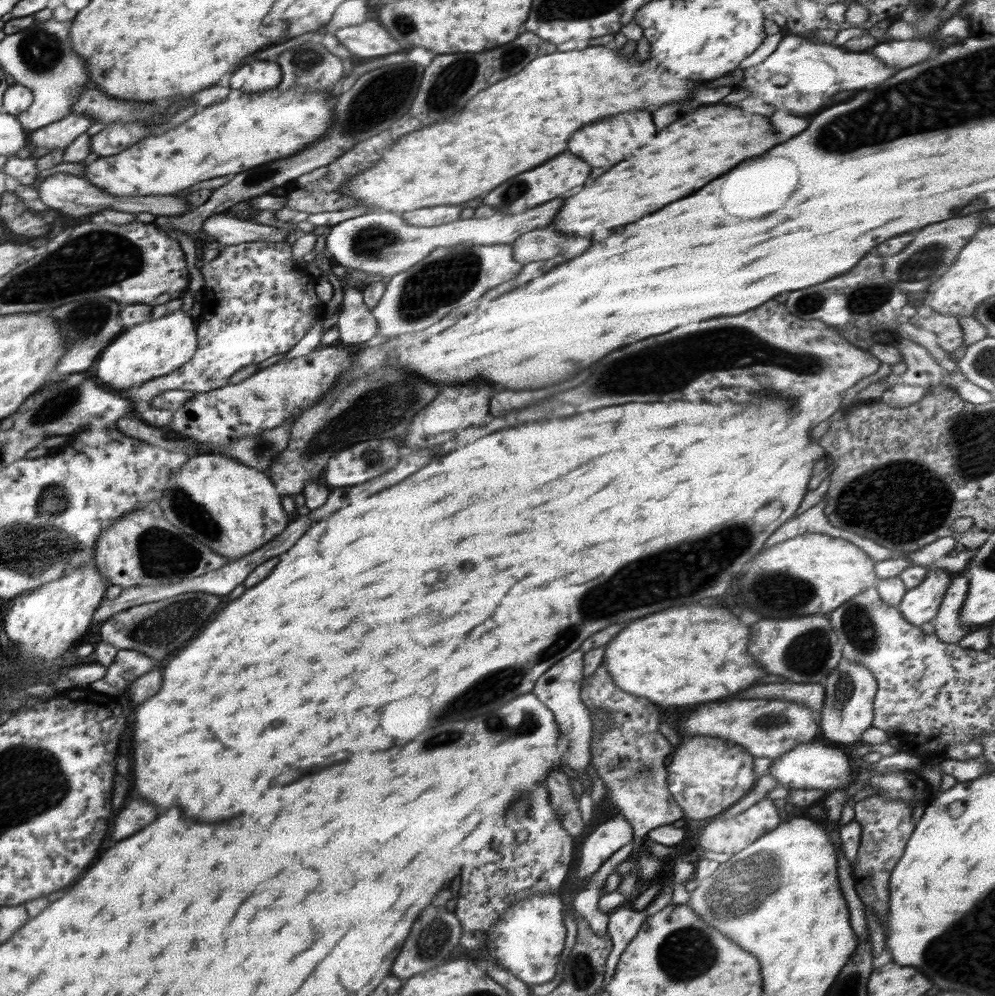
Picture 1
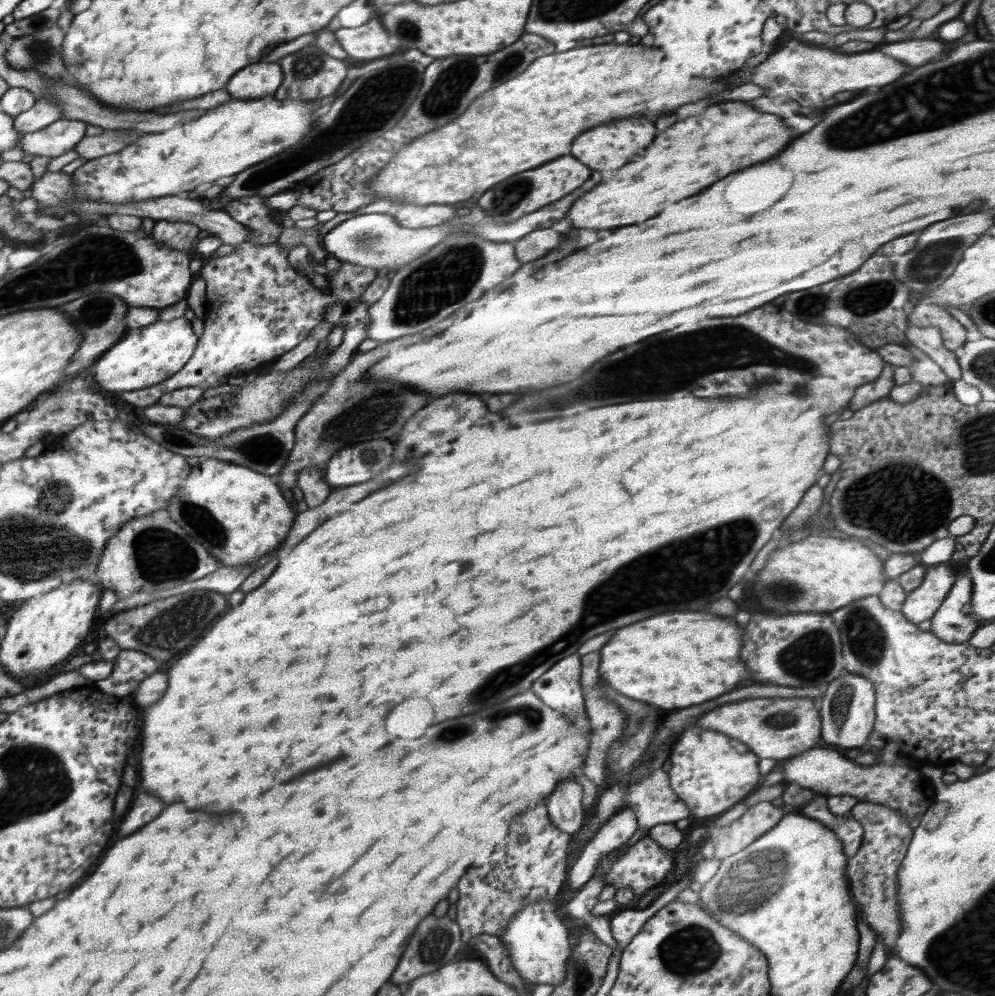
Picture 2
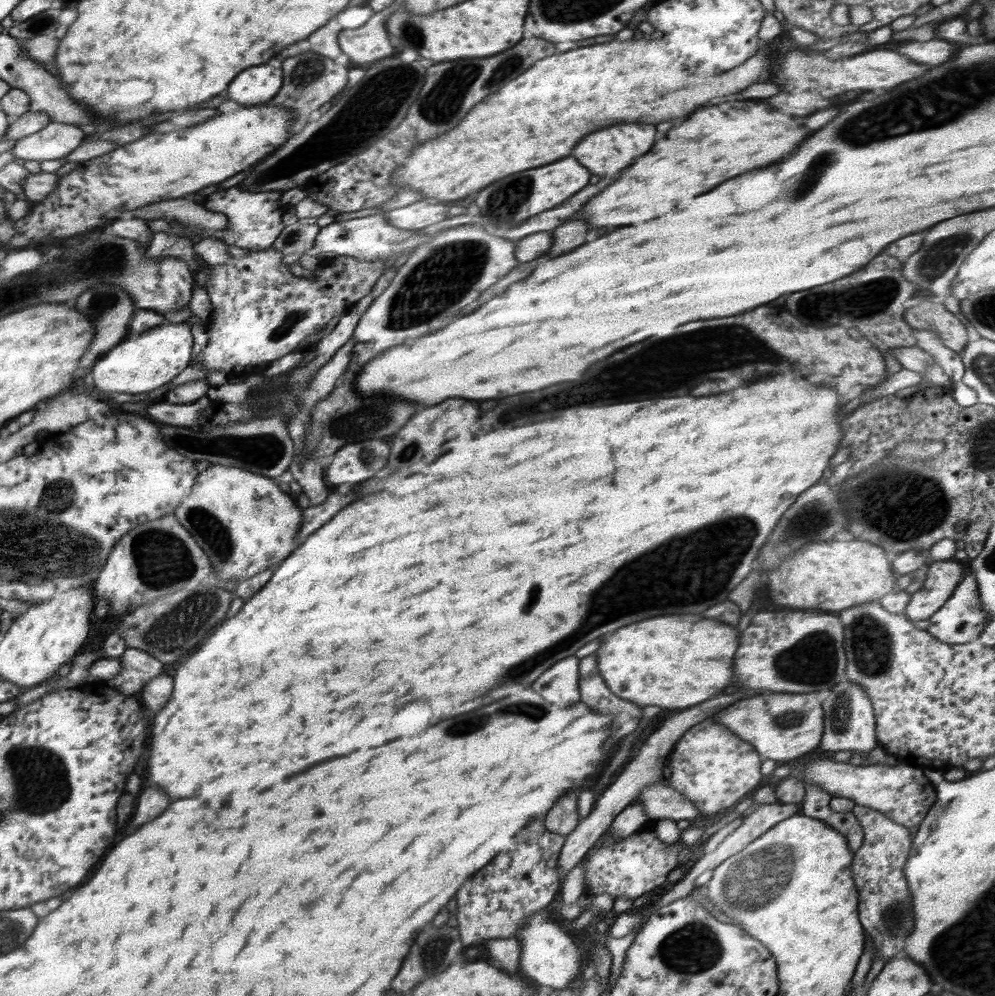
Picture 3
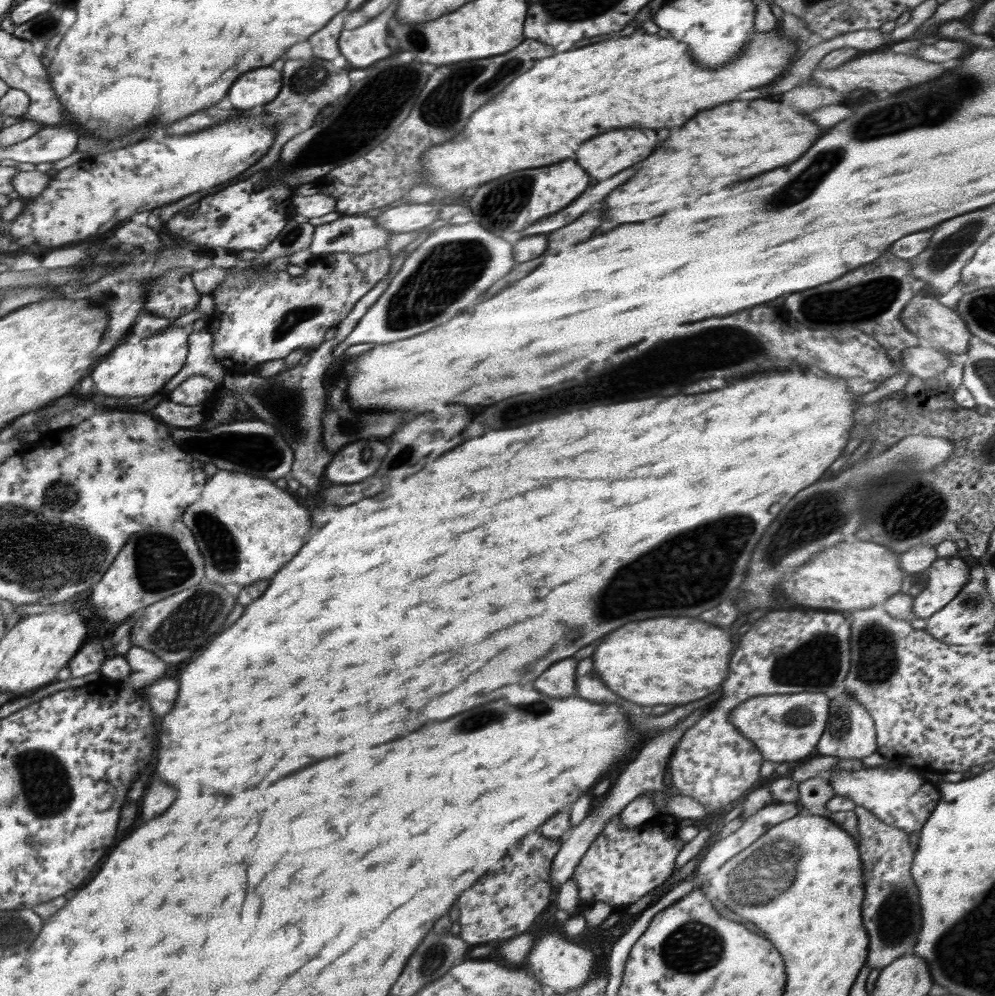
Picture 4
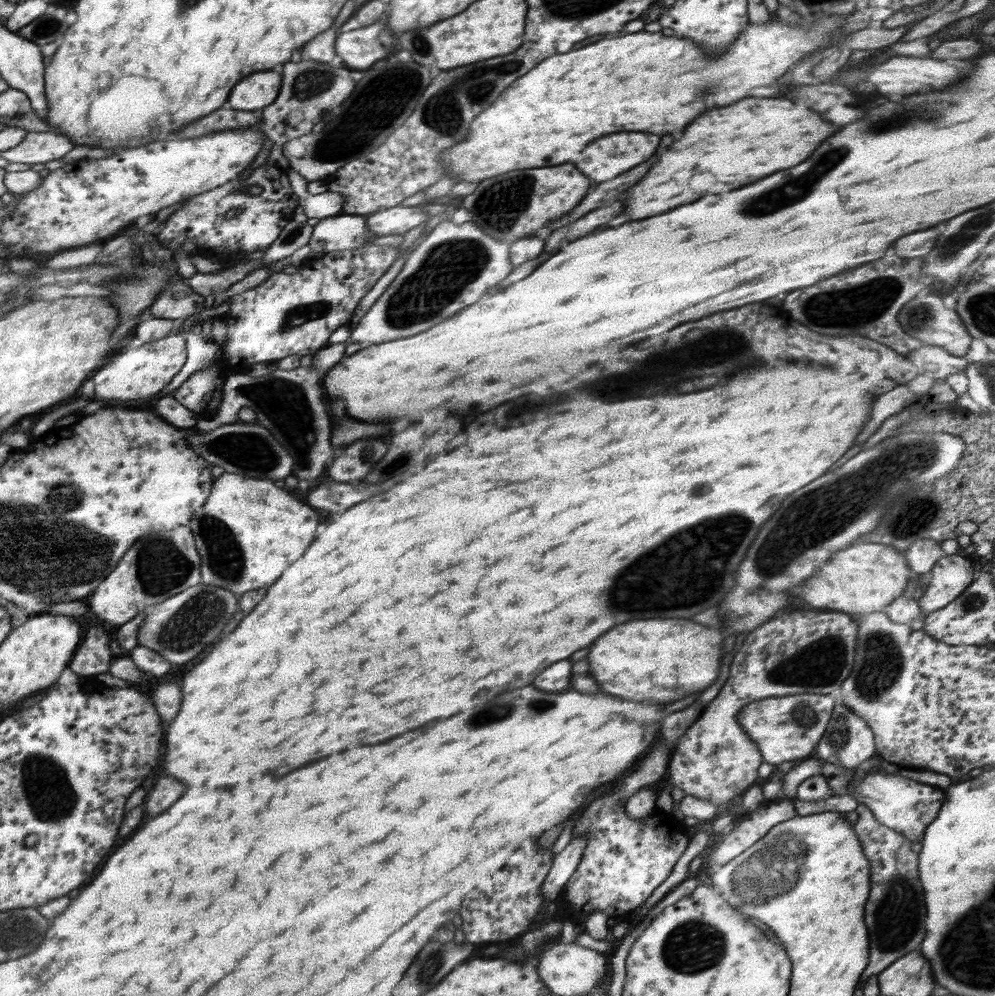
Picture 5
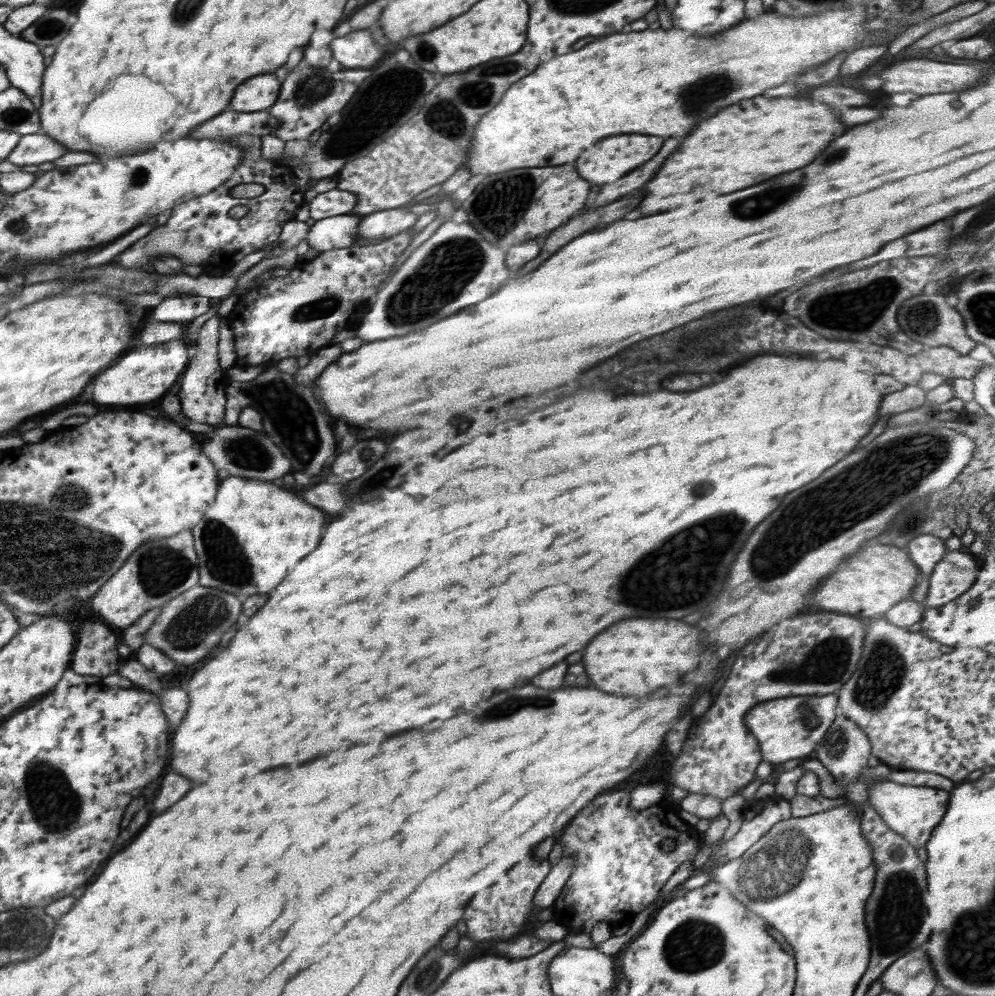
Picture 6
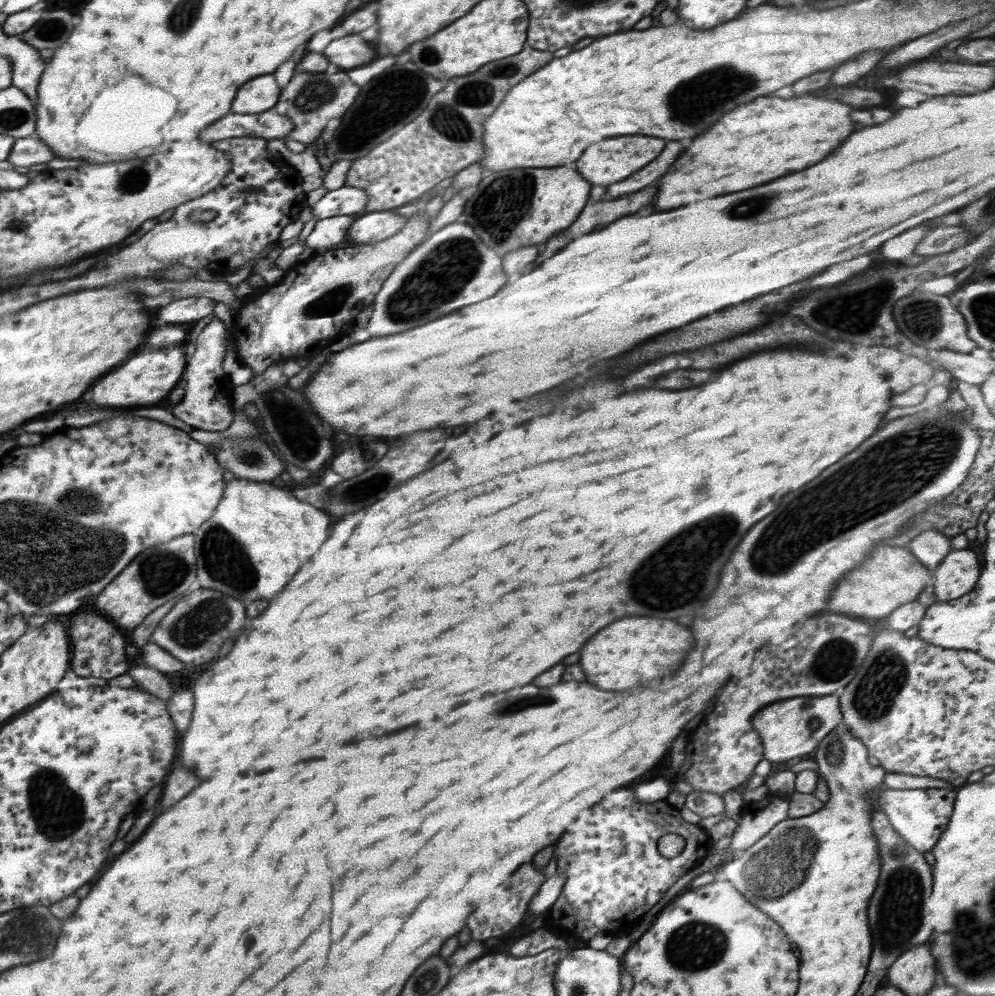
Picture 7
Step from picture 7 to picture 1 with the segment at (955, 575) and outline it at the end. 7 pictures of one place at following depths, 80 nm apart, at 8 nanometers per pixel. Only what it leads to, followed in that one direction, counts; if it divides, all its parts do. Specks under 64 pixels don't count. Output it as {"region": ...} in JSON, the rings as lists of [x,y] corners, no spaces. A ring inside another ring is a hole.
{"region":[[[935,568],[928,570],[924,580],[913,590],[907,590],[900,601],[898,609],[902,616],[918,626],[934,621],[951,579],[950,572]]]}

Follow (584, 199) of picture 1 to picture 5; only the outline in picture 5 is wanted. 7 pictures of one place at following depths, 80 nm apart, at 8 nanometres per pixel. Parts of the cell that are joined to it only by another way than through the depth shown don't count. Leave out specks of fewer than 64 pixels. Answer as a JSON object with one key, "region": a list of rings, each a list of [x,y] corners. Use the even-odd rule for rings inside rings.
{"region":[[[744,98],[738,100],[726,108],[710,110],[708,114],[702,114],[696,118],[684,132],[684,136],[678,140],[678,144],[670,144],[666,152],[662,154],[662,160],[656,162],[650,172],[626,192],[624,204],[632,220],[650,218],[656,214],[662,214],[666,210],[672,210],[674,206],[690,204],[704,194],[724,194],[730,190],[736,190],[744,184],[752,184],[768,174],[774,174],[784,168],[792,168],[800,162],[804,162],[828,136],[832,136],[834,128],[830,122],[822,120],[816,112],[808,110],[802,102],[792,102],[786,98]]]}

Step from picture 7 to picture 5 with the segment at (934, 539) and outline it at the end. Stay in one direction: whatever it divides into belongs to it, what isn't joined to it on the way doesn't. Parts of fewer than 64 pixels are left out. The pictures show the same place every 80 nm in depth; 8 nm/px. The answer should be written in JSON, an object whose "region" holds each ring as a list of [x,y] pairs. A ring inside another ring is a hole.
{"region":[[[918,539],[904,554],[909,569],[916,575],[930,573],[934,563],[945,555],[941,543],[932,539]]]}

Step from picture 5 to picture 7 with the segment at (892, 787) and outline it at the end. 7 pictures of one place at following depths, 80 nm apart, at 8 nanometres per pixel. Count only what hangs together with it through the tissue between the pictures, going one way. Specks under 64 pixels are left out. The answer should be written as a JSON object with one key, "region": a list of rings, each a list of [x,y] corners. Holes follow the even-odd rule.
{"region":[[[927,788],[927,789],[890,789],[880,791],[878,797],[878,806],[882,808],[882,812],[887,814],[890,824],[902,838],[911,844],[916,850],[930,857],[934,846],[942,836],[942,832],[946,830],[952,809],[954,809],[954,801],[957,790],[944,788]]]}

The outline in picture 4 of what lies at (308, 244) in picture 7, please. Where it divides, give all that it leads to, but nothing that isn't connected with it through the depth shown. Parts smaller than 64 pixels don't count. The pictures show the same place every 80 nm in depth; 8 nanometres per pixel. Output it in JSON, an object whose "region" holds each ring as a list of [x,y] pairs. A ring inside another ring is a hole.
{"region":[[[341,215],[334,222],[315,228],[309,248],[316,260],[330,253],[370,254],[387,248],[393,233],[378,226],[375,218]]]}

